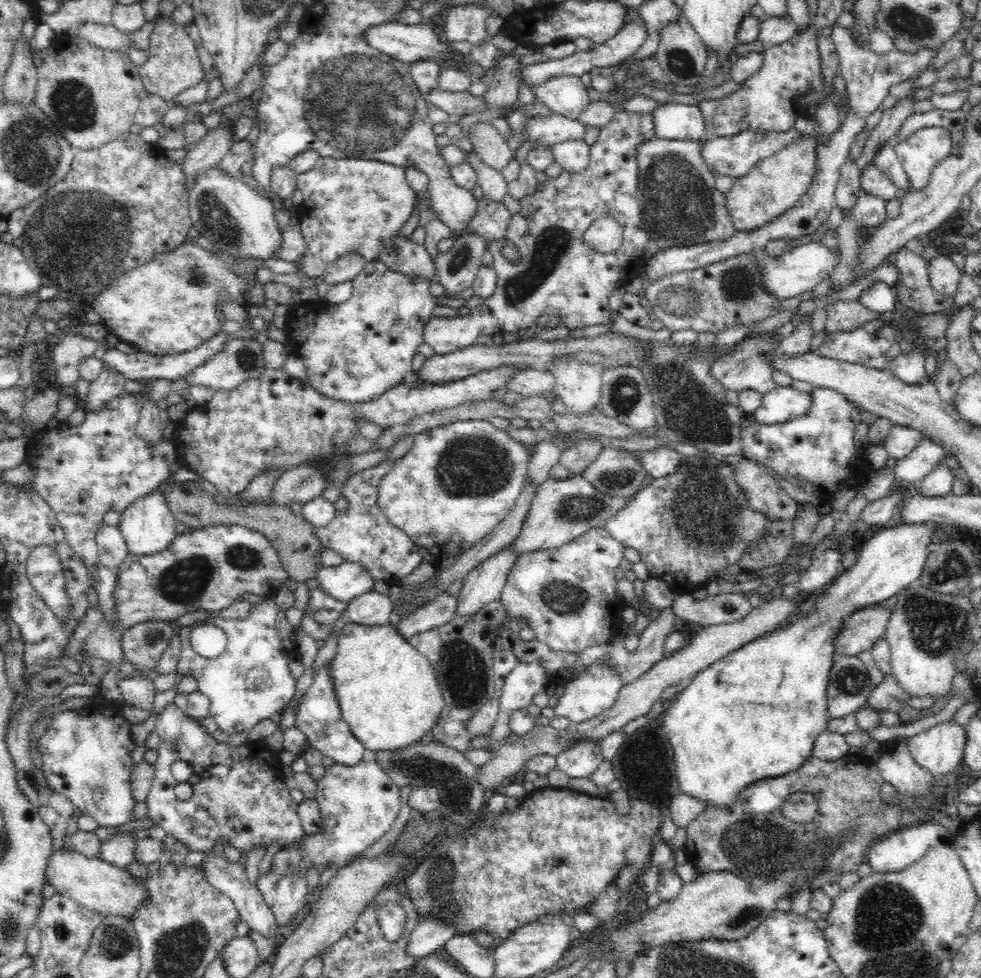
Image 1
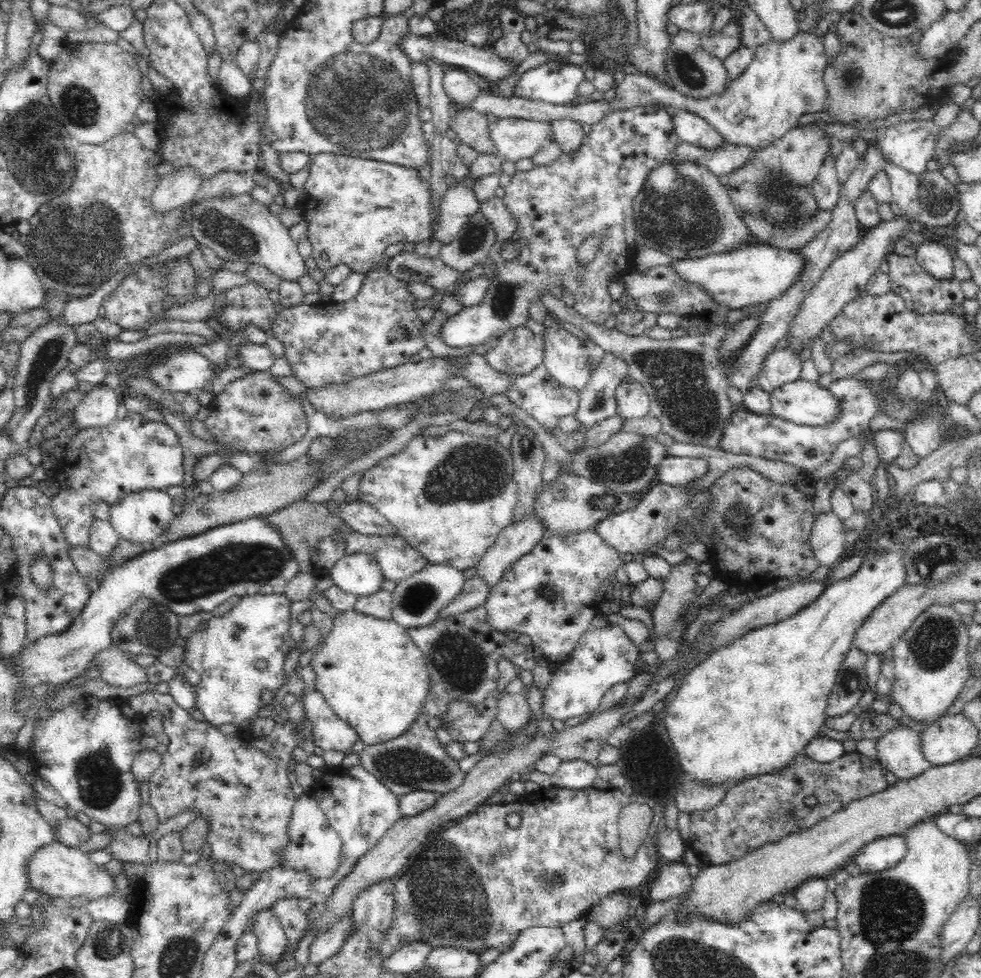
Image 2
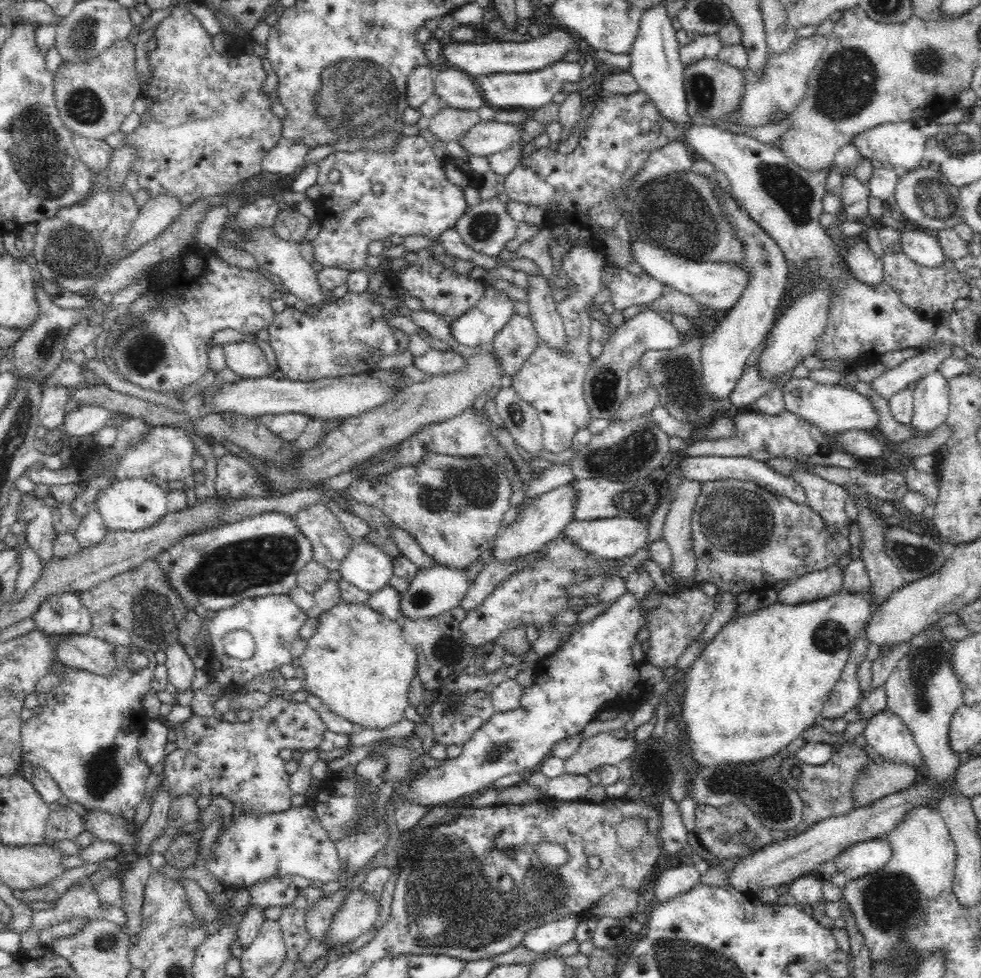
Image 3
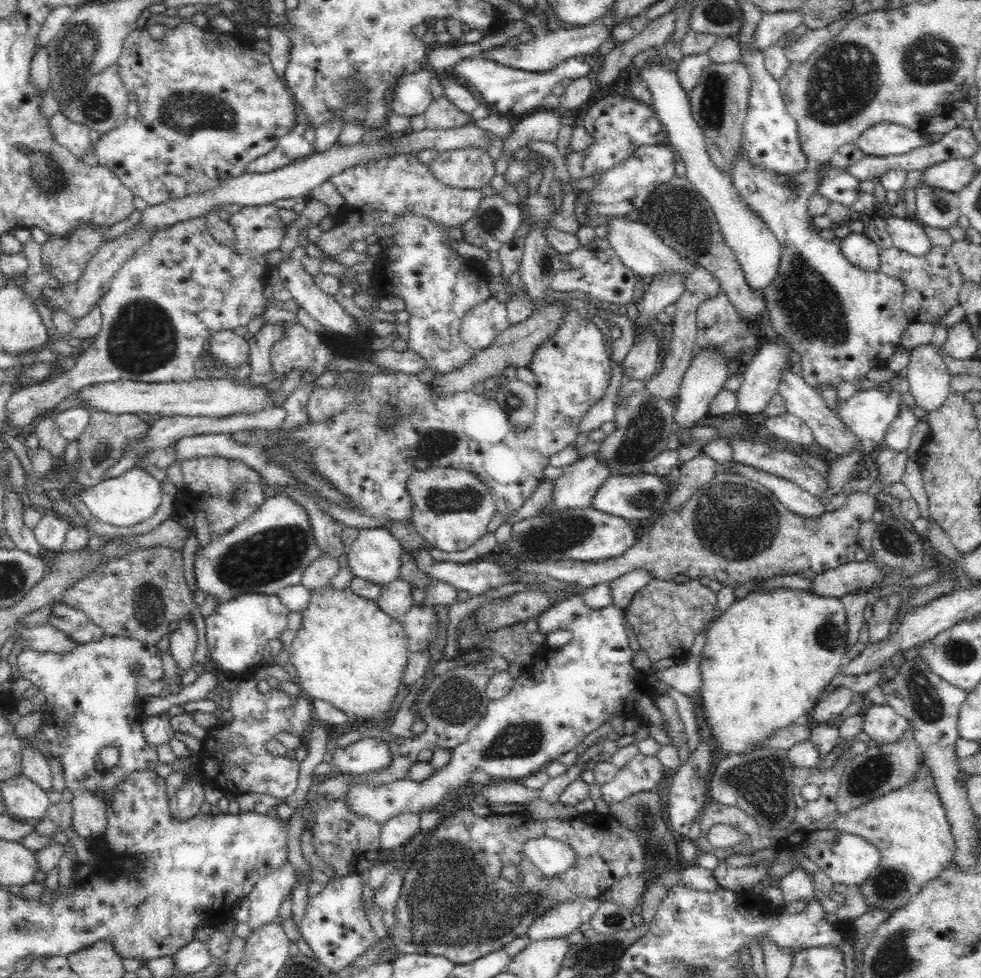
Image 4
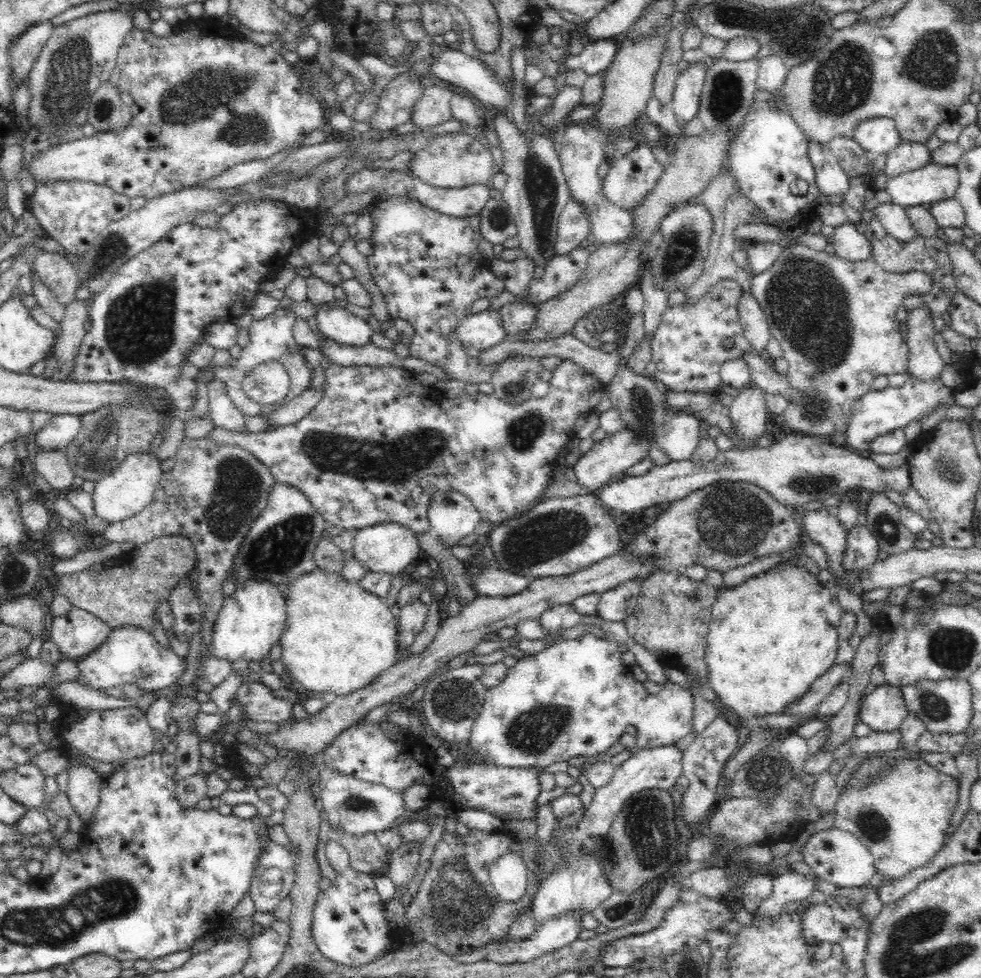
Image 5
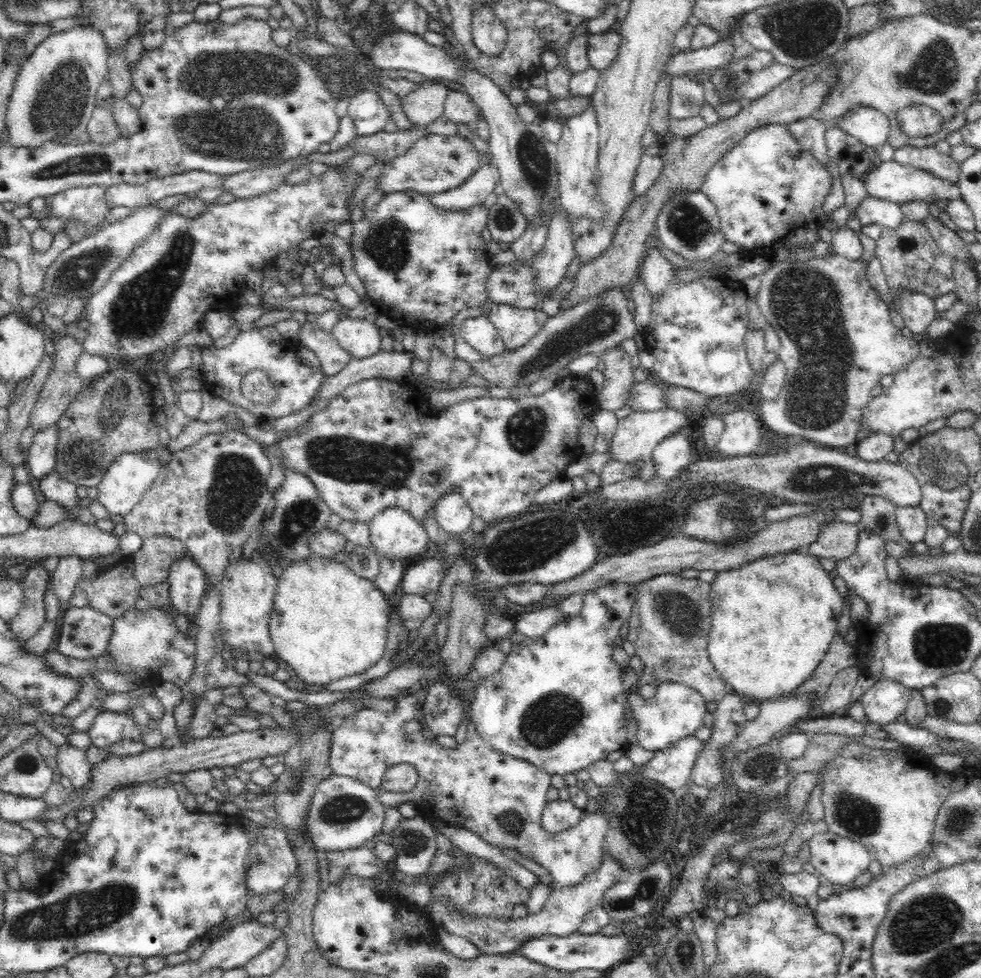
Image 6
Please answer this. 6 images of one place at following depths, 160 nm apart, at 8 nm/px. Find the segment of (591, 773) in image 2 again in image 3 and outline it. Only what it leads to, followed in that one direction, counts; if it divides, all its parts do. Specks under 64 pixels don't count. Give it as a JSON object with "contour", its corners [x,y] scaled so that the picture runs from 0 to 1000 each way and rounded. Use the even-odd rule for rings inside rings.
{"contour":[[[575,789],[567,796],[559,796],[555,804],[558,814],[567,818],[583,819],[595,817],[599,806],[604,802],[598,792]]]}

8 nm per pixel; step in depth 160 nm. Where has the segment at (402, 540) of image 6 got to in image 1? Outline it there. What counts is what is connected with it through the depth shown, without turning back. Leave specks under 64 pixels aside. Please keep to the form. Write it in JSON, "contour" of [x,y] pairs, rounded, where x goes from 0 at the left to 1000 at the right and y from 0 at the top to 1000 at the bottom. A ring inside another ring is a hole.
{"contour":[[[352,574],[347,579],[329,579],[321,590],[324,601],[334,609],[347,616],[356,616],[360,611],[379,603],[381,592],[367,578]]]}

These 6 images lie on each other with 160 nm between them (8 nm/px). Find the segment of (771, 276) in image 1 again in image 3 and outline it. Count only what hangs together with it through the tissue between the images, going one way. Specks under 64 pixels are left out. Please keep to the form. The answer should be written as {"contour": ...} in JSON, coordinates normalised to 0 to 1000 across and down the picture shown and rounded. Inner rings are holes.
{"contour":[[[644,242],[644,258],[648,268],[655,274],[655,278],[662,280],[680,290],[681,293],[704,303],[709,309],[719,314],[736,318],[743,318],[754,307],[760,294],[764,278],[759,270],[754,268],[732,268],[731,266],[720,266],[720,268],[709,268],[683,258],[683,255],[671,254],[663,248],[655,247]]]}

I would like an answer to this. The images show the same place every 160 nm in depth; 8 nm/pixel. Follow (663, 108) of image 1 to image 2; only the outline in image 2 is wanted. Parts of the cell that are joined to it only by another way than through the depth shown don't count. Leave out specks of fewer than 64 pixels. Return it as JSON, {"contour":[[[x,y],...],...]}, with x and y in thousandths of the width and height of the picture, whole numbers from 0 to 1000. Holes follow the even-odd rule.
{"contour":[[[689,111],[688,116],[683,118],[683,124],[693,146],[717,149],[724,153],[730,153],[740,146],[723,125],[699,111]]]}

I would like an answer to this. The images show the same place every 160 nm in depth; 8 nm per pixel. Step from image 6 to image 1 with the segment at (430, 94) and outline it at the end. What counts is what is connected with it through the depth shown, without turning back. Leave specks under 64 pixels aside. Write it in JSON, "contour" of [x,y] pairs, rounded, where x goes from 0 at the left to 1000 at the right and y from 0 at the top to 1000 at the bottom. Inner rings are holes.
{"contour":[[[499,126],[484,127],[479,132],[478,140],[482,154],[489,164],[508,175],[512,175],[524,163],[525,155],[520,153],[515,140]]]}

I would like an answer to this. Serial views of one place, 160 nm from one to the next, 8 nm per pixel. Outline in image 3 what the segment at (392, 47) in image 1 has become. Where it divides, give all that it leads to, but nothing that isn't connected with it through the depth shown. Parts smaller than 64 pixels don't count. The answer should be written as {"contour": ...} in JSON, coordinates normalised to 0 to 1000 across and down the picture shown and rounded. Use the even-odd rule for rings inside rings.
{"contour":[[[579,31],[559,33],[555,37],[545,35],[540,43],[515,43],[512,41],[498,41],[497,45],[481,45],[480,43],[465,43],[450,47],[453,59],[466,71],[472,72],[481,79],[488,79],[504,75],[531,75],[550,72],[559,65],[571,62],[577,53],[585,52],[589,48],[587,37]]]}

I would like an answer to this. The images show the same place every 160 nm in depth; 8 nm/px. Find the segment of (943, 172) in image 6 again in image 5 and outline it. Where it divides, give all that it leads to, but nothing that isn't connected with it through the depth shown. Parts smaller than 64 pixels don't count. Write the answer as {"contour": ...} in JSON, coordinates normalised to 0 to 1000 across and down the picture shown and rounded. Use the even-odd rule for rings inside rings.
{"contour":[[[922,143],[903,158],[901,177],[905,184],[916,178],[940,172],[946,167],[948,167],[948,154],[942,146]]]}

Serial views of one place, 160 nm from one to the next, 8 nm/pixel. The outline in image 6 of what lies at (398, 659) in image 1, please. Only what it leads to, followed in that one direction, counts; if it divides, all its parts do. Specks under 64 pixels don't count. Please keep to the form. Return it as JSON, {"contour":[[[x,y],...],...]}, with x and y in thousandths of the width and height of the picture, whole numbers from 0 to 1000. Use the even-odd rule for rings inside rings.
{"contour":[[[325,569],[319,572],[320,573],[308,573],[308,575],[298,575],[298,577],[294,577],[294,581],[290,582],[287,589],[282,592],[282,601],[278,611],[278,627],[274,634],[274,645],[275,652],[280,661],[280,673],[282,675],[290,675],[292,679],[295,679],[296,683],[301,686],[302,691],[317,701],[318,704],[325,704],[339,695],[370,688],[391,671],[392,663],[394,662],[394,642],[398,621],[394,615],[396,611],[391,609],[391,606],[389,606],[379,594],[363,589],[351,576],[348,577],[338,572],[326,571]]]}

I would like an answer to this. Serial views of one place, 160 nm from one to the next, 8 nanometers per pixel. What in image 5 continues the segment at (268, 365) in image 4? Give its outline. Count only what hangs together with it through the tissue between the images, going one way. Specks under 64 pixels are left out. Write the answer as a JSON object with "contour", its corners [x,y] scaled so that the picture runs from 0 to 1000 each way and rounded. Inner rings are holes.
{"contour":[[[282,313],[279,320],[271,322],[265,327],[258,327],[253,335],[255,351],[249,358],[246,358],[243,368],[235,368],[235,373],[229,376],[222,376],[216,382],[223,387],[231,397],[231,402],[239,412],[241,417],[244,417],[251,425],[261,425],[265,421],[275,423],[277,419],[285,417],[295,411],[298,411],[307,401],[317,397],[317,382],[316,377],[312,374],[310,369],[307,354],[301,349],[299,345],[299,331],[304,324],[295,314]],[[274,368],[284,368],[290,375],[292,375],[295,382],[295,400],[285,411],[280,414],[267,415],[259,411],[248,398],[249,388],[253,384],[254,380],[263,373],[269,372]]]}

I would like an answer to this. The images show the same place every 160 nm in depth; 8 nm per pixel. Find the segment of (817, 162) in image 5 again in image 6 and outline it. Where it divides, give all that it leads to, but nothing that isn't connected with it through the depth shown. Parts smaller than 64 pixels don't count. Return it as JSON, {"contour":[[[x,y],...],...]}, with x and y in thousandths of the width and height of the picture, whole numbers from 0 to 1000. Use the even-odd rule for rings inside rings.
{"contour":[[[826,119],[806,125],[802,130],[805,135],[808,135],[818,151],[826,155],[833,165],[836,165],[836,168],[843,172],[848,167],[841,144],[843,131],[838,124]]]}

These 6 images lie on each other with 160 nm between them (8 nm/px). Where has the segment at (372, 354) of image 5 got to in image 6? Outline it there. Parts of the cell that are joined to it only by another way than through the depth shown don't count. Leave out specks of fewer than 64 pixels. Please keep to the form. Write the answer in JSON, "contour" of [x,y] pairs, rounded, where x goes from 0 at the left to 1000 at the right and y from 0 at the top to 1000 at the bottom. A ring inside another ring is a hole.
{"contour":[[[319,327],[307,333],[306,352],[324,365],[331,384],[345,382],[360,368],[360,364],[345,352],[337,340],[323,333]]]}

